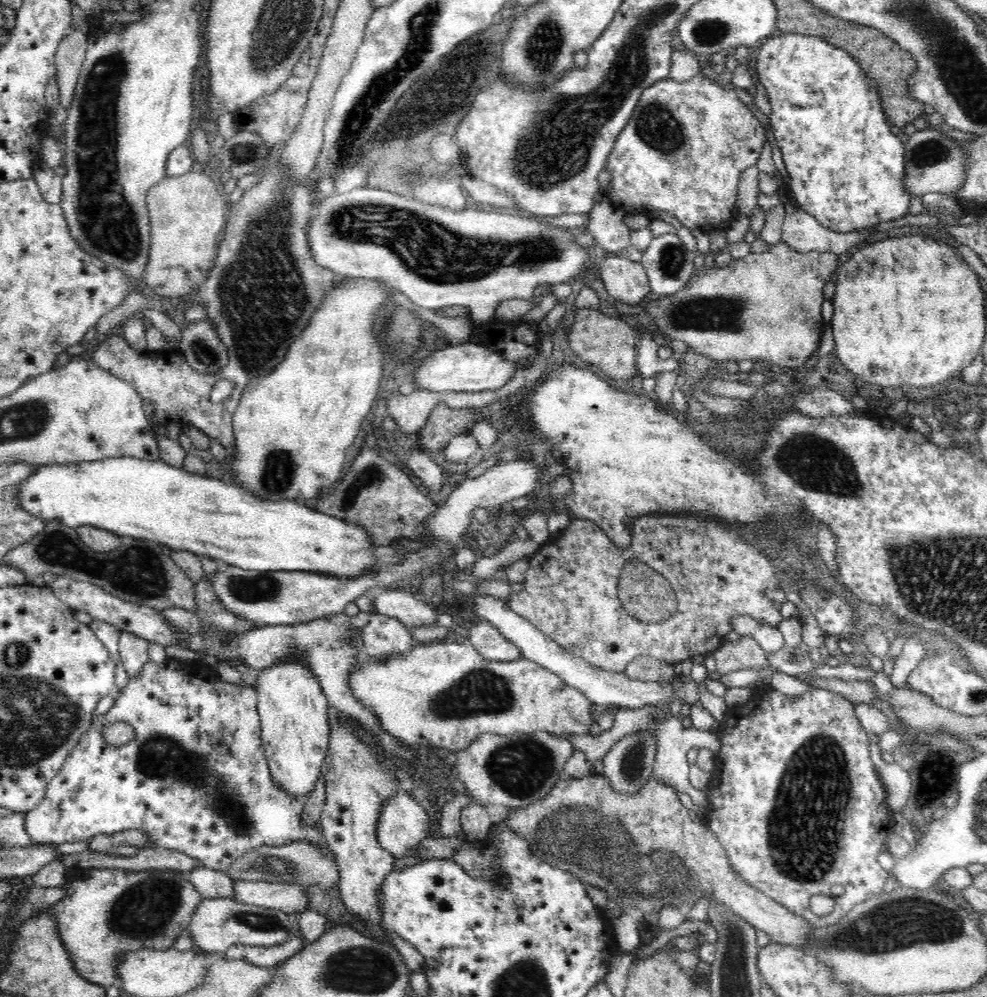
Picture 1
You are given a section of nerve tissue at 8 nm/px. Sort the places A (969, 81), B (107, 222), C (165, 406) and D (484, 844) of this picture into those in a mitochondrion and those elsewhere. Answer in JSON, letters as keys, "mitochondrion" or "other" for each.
{"A":"mitochondrion","B":"mitochondrion","C":"other","D":"other"}

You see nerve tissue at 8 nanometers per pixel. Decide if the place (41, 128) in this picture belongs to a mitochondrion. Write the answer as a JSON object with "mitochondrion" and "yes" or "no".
{"mitochondrion":"no"}

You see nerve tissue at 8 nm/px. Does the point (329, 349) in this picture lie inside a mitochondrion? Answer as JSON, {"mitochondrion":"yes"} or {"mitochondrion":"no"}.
{"mitochondrion":"no"}

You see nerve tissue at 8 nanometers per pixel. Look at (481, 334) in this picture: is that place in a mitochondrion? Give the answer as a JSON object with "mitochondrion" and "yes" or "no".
{"mitochondrion":"no"}

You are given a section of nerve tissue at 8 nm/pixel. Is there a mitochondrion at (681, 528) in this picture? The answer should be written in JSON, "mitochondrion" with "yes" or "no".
{"mitochondrion":"yes"}

